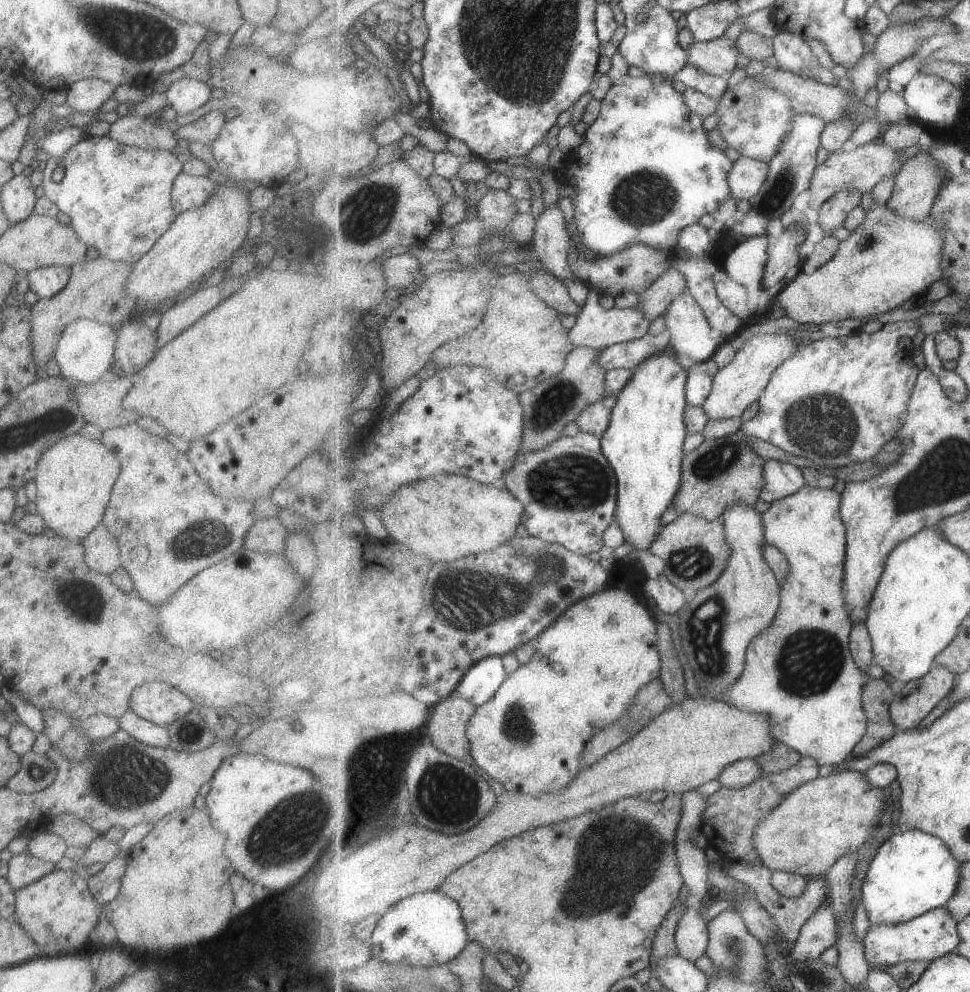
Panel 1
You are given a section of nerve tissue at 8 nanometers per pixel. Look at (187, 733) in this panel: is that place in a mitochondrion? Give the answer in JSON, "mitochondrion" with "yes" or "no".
{"mitochondrion":"yes"}

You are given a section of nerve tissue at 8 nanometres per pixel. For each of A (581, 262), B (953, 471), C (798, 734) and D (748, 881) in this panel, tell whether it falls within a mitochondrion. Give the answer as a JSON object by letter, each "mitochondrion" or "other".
{"A":"other","B":"mitochondrion","C":"other","D":"other"}

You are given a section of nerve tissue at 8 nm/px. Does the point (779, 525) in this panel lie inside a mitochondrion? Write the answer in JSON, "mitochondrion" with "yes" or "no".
{"mitochondrion":"no"}

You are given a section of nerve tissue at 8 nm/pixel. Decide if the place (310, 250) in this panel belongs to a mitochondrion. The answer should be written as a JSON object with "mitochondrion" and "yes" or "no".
{"mitochondrion":"no"}

